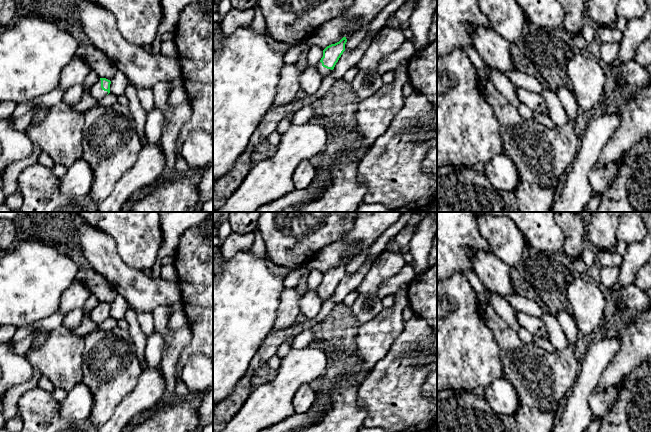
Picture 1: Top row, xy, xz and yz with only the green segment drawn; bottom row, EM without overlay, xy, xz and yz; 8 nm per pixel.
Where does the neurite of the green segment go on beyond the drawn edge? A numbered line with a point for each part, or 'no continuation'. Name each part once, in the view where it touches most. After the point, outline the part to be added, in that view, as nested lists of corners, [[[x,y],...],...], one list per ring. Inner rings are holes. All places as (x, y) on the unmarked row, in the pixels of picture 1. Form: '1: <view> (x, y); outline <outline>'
1: xy (96, 315); outline [[[100,303],[90,312],[90,317],[97,325],[101,324],[108,318],[107,315],[104,315],[101,312],[101,304]]]

